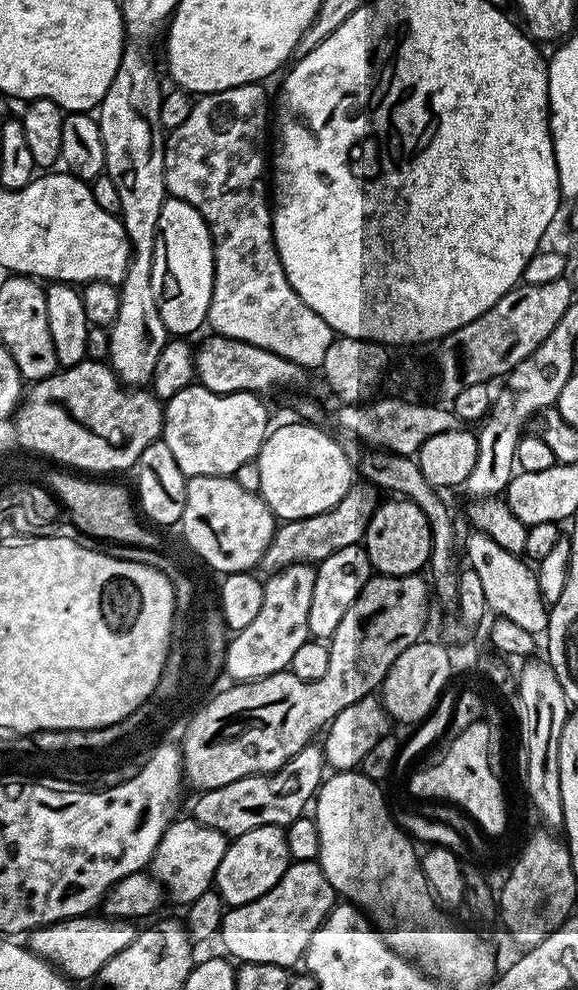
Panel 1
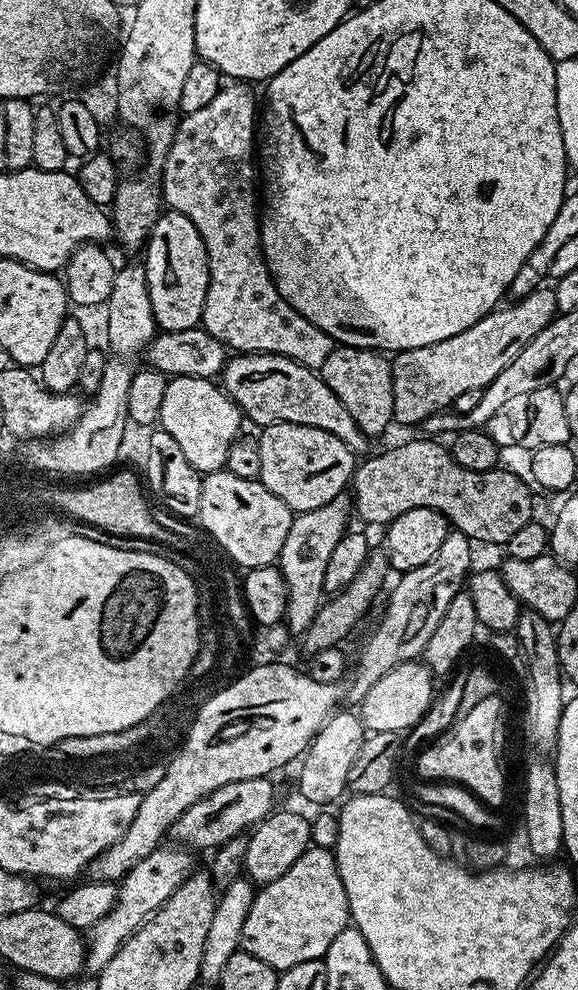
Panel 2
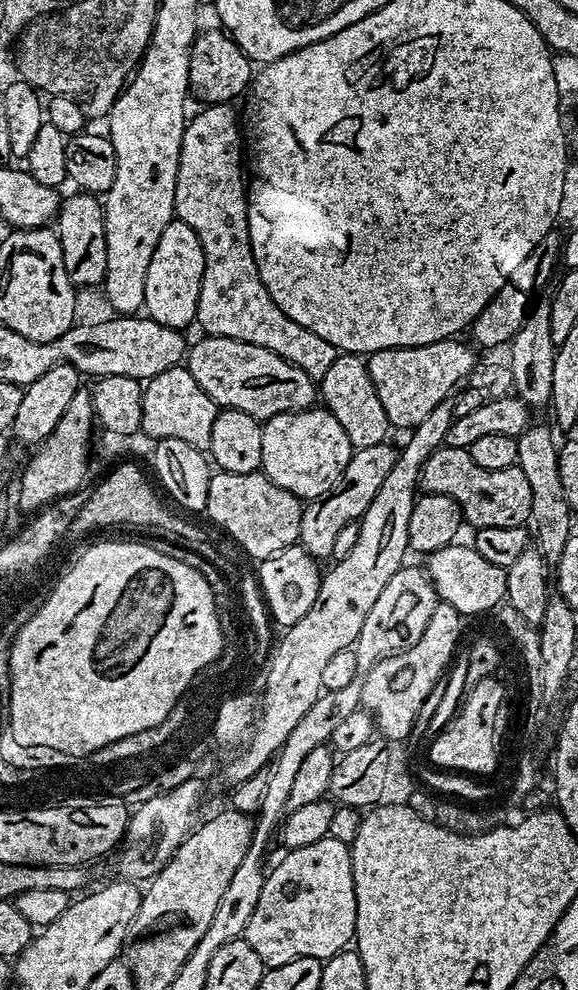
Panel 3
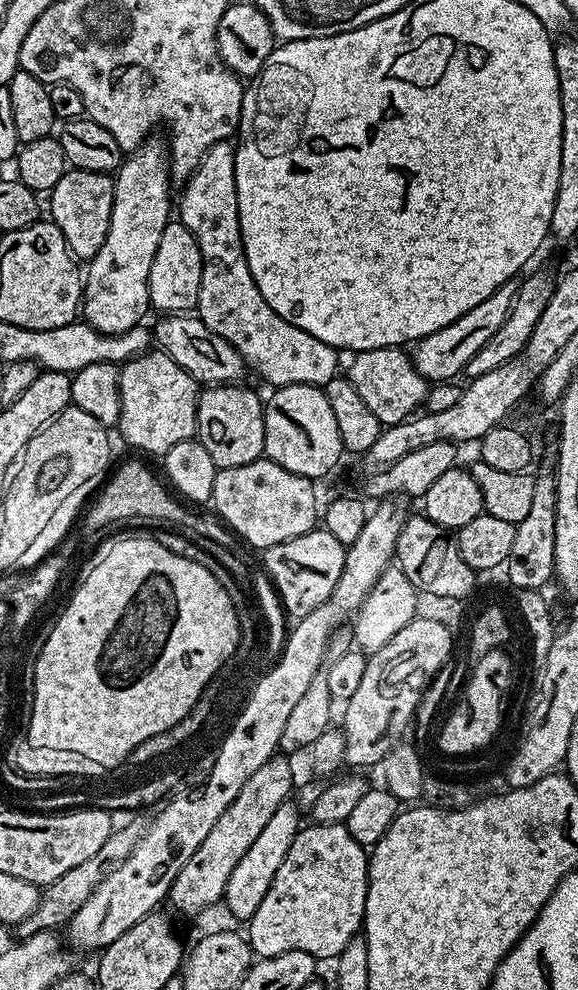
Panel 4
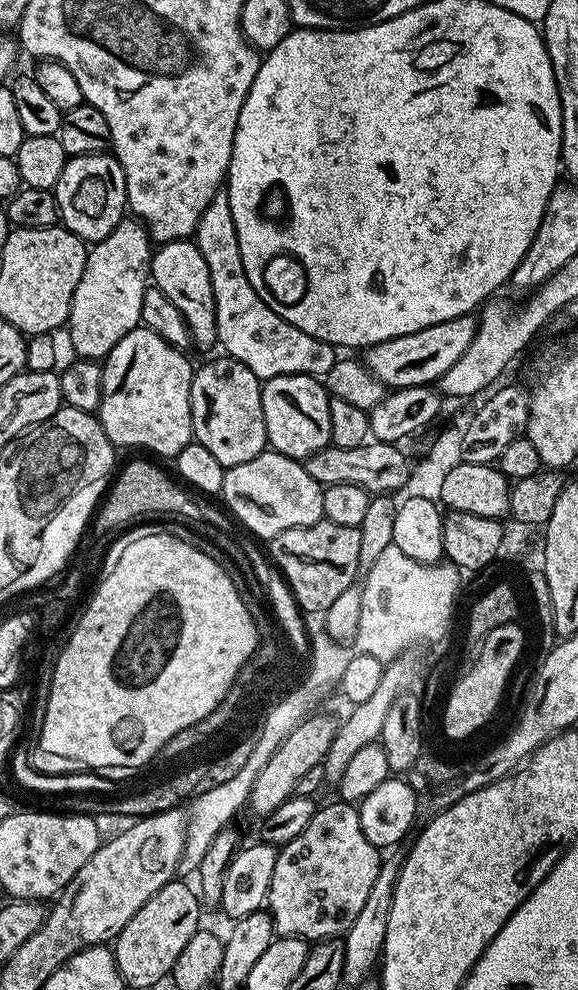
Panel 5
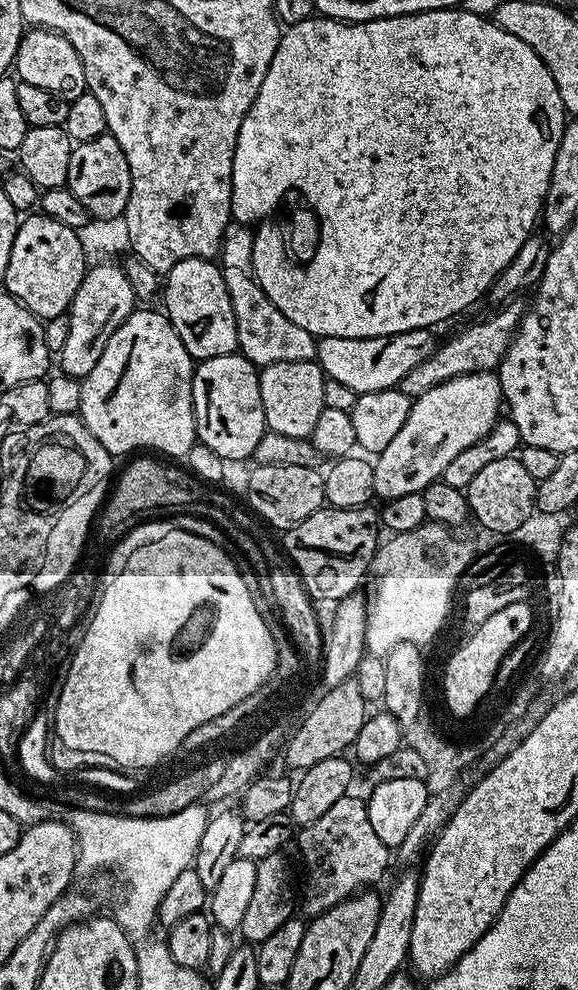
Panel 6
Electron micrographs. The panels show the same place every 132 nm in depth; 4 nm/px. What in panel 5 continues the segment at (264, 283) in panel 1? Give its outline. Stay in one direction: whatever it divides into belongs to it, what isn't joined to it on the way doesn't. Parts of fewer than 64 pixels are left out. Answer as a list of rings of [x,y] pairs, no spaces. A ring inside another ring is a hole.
[[[227,191],[217,192],[210,206],[206,206],[194,233],[194,243],[199,246],[202,258],[206,258],[206,266],[210,266],[216,338],[219,347],[224,347],[221,349],[227,355],[242,362],[242,366],[249,368],[262,382],[282,374],[306,374],[317,378],[327,374],[338,358],[337,349],[274,314],[266,301],[258,298],[254,286],[250,286],[250,278],[246,278],[246,266],[242,266],[242,254],[234,226],[234,214],[230,214]]]

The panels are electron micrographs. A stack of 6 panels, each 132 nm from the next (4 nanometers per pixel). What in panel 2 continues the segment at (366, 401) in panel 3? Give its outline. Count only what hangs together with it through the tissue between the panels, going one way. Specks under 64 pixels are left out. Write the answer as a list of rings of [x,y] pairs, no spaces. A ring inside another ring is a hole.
[[[333,347],[330,358],[322,362],[318,374],[334,390],[338,402],[350,410],[350,418],[370,438],[380,436],[394,421],[394,386],[392,385],[392,366],[387,355],[370,348]]]

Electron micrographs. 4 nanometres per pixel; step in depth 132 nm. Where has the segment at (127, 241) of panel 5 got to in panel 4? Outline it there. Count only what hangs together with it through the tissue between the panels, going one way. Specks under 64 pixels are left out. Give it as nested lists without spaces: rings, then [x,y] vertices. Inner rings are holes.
[[[149,143],[139,150],[132,150],[123,157],[123,163],[114,172],[114,206],[110,214],[110,226],[106,230],[106,242],[102,250],[87,261],[86,275],[82,280],[82,316],[90,327],[113,336],[137,327],[150,312],[148,279],[162,230],[170,222],[168,216],[168,184],[170,185],[170,160],[165,149]]]

